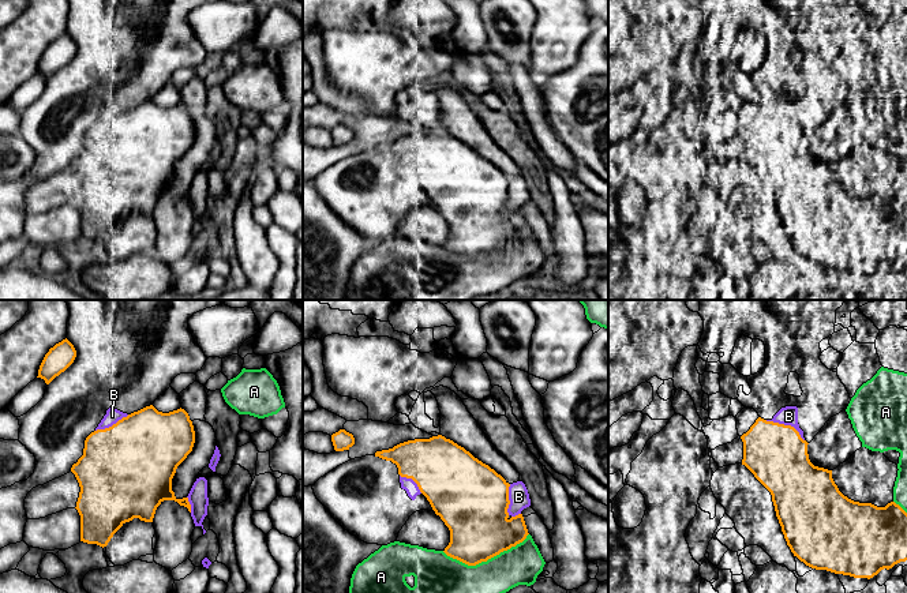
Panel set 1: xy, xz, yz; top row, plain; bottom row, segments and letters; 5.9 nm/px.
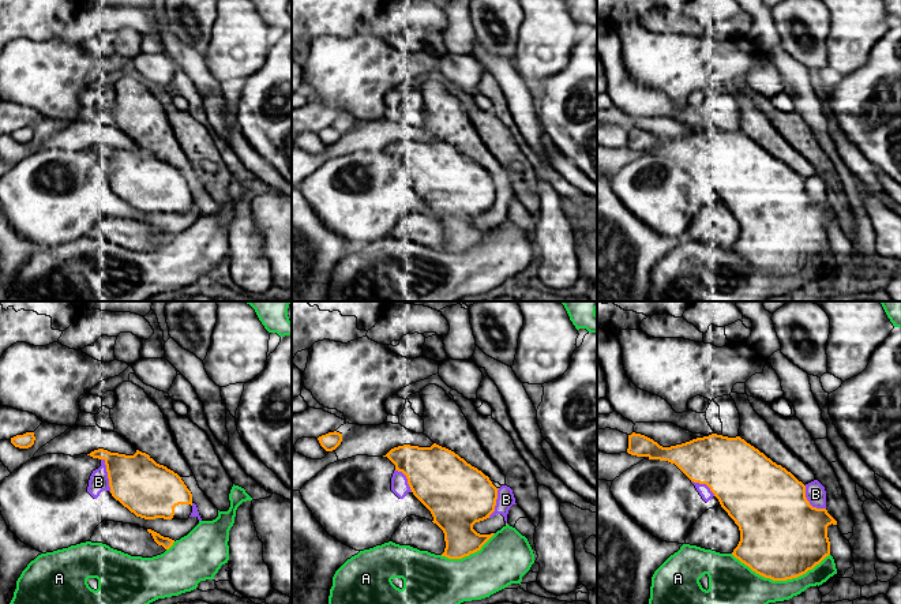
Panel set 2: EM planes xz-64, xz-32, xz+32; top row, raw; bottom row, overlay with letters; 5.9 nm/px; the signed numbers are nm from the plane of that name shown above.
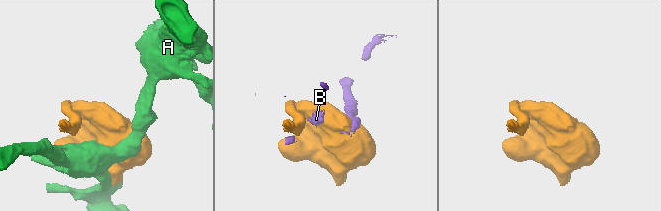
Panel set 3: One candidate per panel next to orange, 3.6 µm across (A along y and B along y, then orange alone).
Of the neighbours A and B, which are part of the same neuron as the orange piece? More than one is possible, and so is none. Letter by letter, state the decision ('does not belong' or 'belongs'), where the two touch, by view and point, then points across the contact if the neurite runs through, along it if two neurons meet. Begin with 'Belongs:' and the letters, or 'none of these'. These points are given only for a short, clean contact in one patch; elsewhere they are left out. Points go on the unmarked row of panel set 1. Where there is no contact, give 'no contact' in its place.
Belongs: none of these
A: does not belong; meets orange in xz at (486, 255)
B: does not belong; meets orange in yz at (786, 120)

